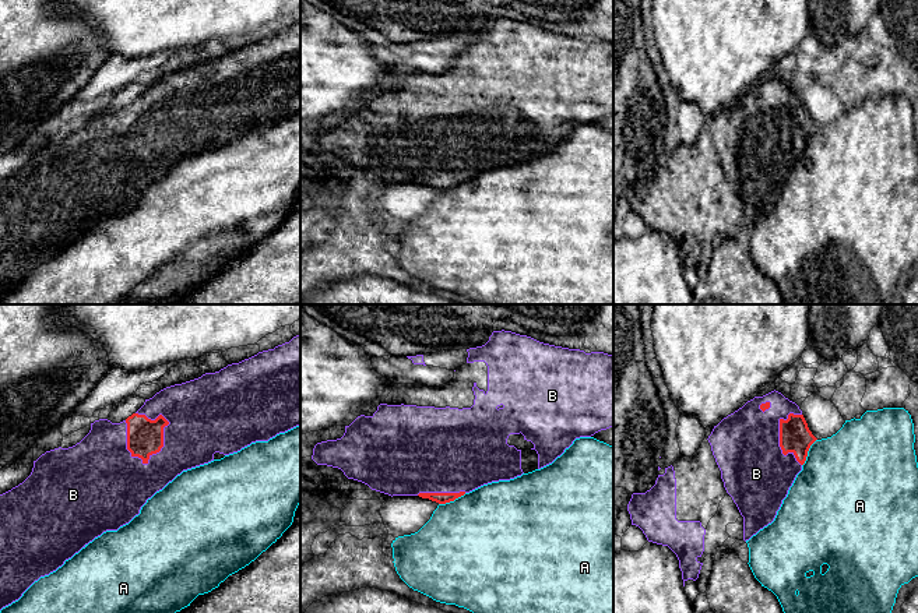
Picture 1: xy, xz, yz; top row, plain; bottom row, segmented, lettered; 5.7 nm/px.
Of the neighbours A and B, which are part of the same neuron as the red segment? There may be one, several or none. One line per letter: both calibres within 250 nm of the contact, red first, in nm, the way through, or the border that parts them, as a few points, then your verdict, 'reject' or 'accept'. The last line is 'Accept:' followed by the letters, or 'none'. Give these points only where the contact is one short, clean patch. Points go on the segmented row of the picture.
A: 60/500 nm | along xz (465, 493), (439, 504) | reject
B: 200/380 nm | accept
Accept: B

